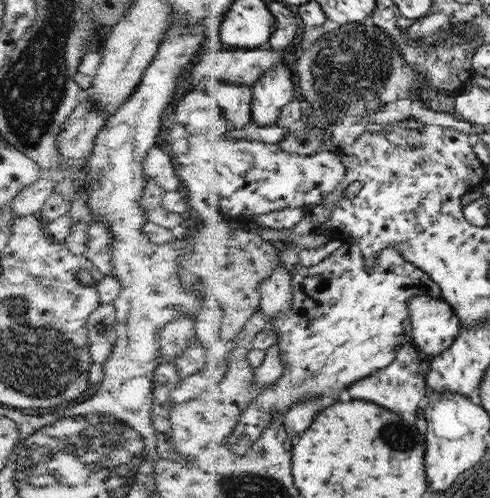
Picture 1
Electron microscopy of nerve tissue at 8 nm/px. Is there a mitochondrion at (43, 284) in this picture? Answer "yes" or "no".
yes

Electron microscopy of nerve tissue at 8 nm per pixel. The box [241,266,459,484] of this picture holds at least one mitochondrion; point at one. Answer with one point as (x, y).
(394, 435)

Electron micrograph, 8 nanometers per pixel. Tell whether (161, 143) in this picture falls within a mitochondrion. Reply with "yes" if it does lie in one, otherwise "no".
no

